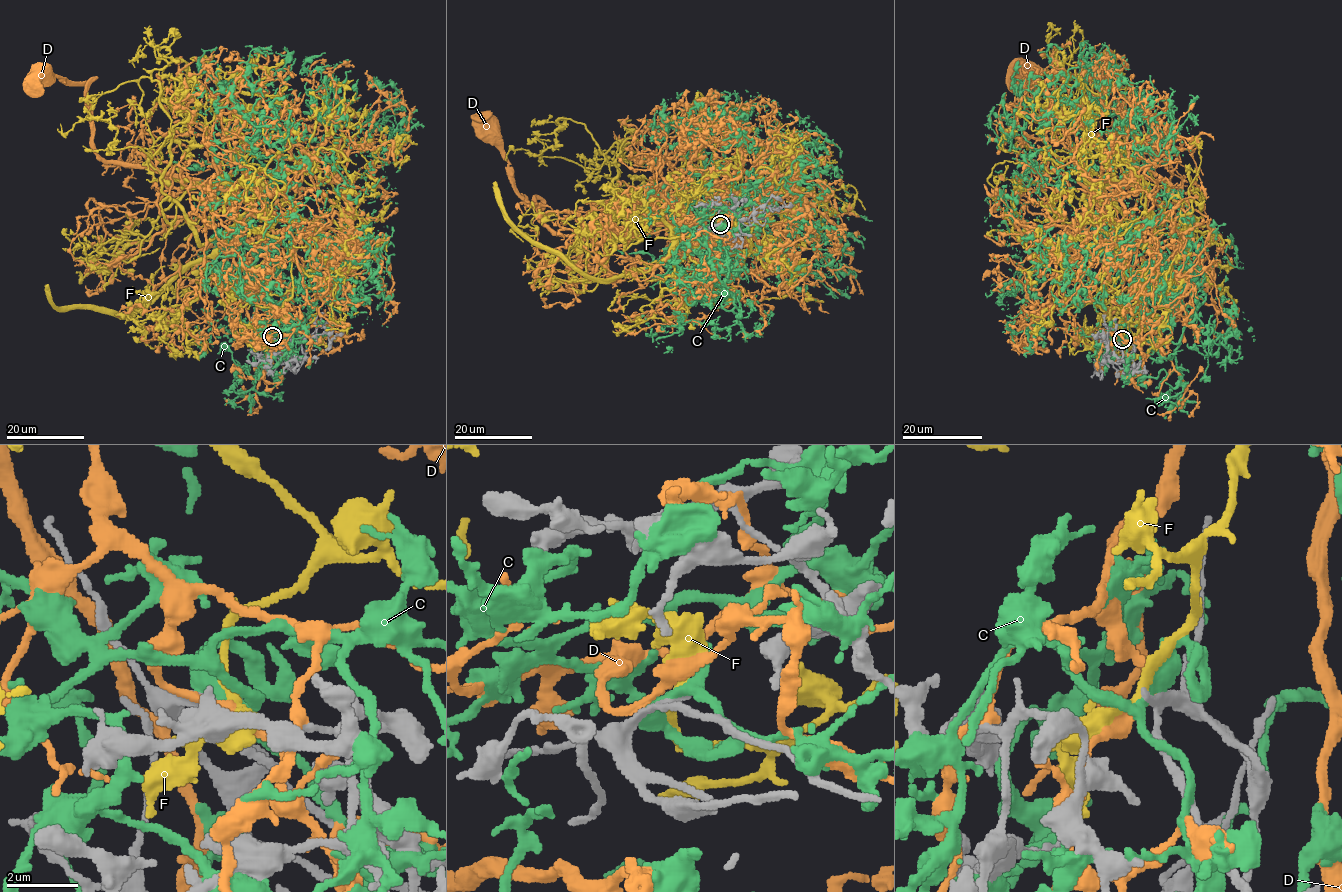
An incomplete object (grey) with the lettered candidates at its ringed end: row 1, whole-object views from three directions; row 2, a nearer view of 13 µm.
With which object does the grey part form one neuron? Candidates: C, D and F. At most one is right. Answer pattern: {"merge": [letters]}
{"merge": []}

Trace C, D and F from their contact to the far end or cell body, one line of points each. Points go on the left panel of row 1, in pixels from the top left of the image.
C: (269, 336), (280, 372), (258, 251), (305, 293), (370, 268), (284, 243), (288, 120), (229, 178), (212, 146)
D: (267, 336), (255, 293), (267, 286), (272, 235), (247, 226), (251, 207), (105, 160), (92, 78), (39, 77)
F: (271, 336), (318, 308), (296, 217), (224, 233), (284, 101), (236, 92), (208, 122), (208, 59), (194, 60)

